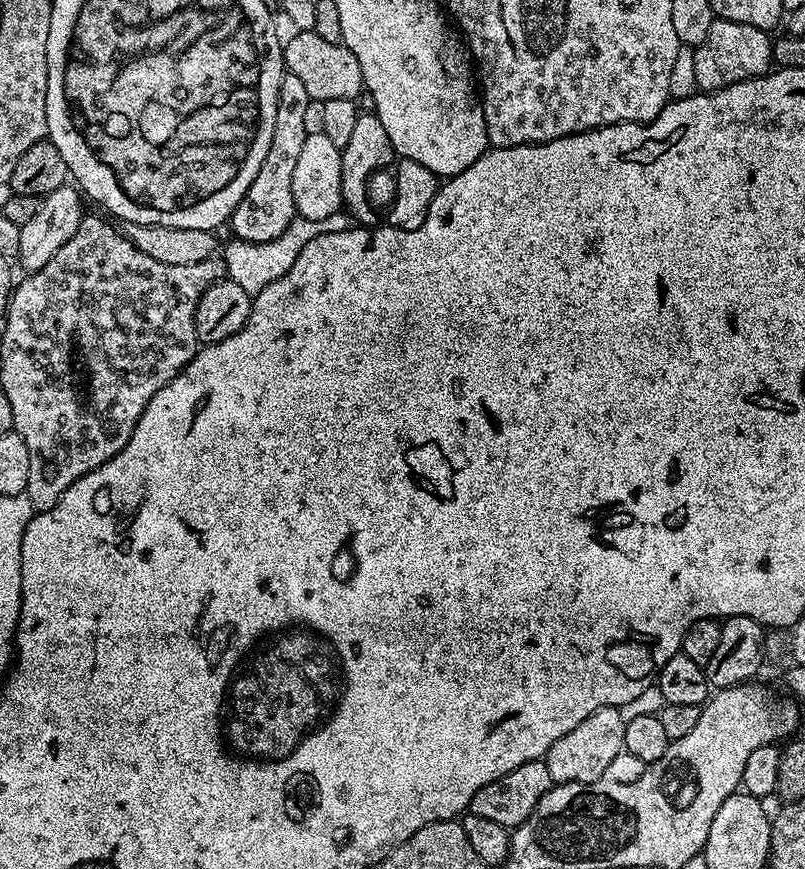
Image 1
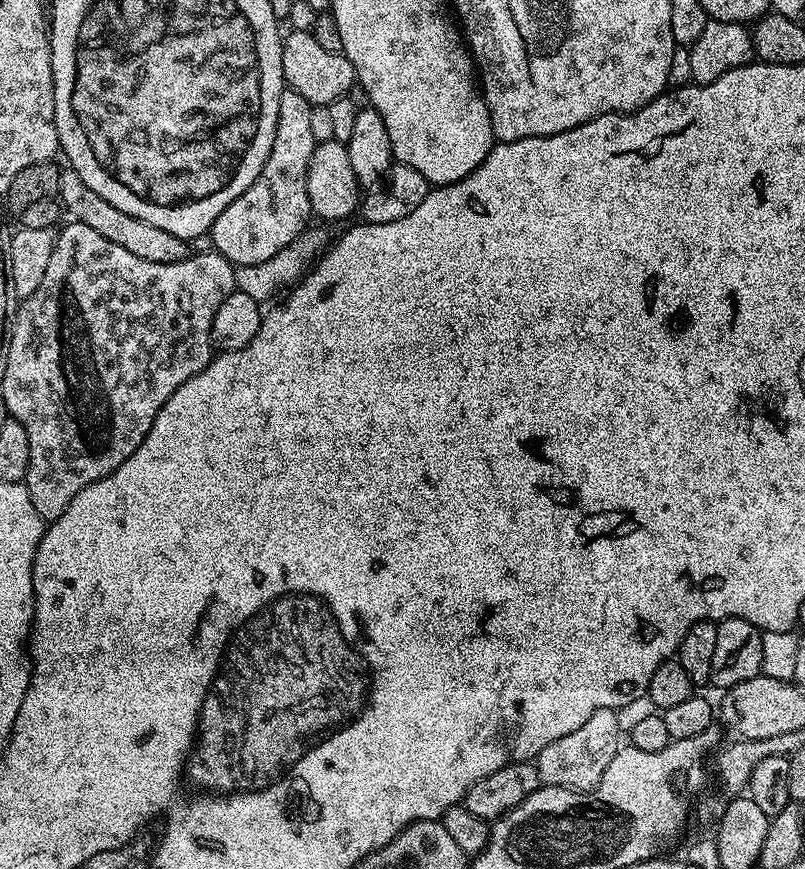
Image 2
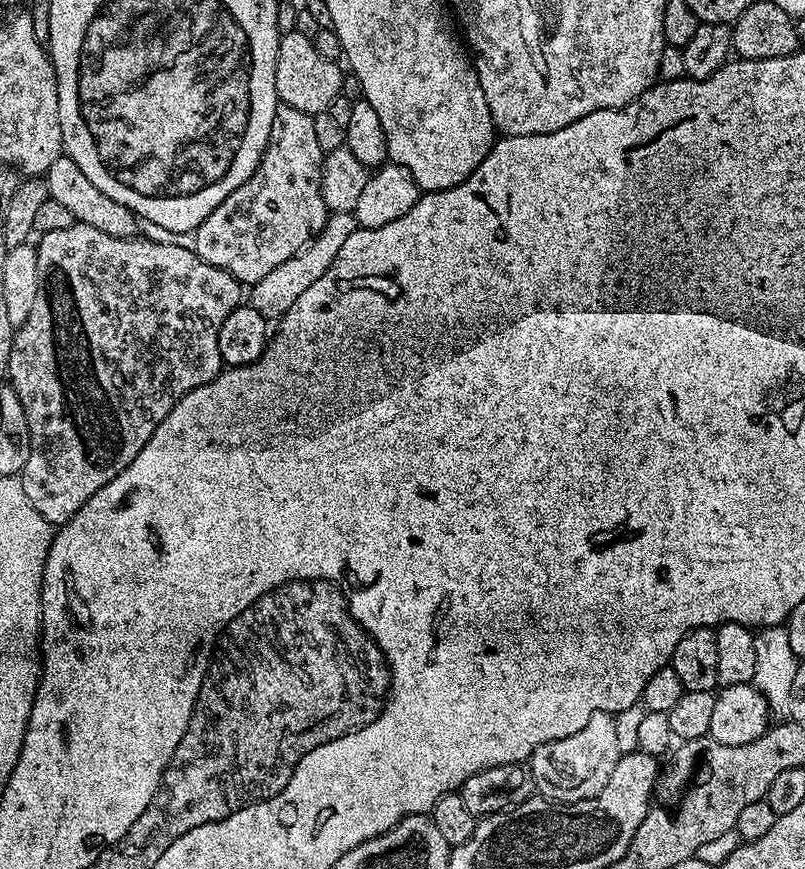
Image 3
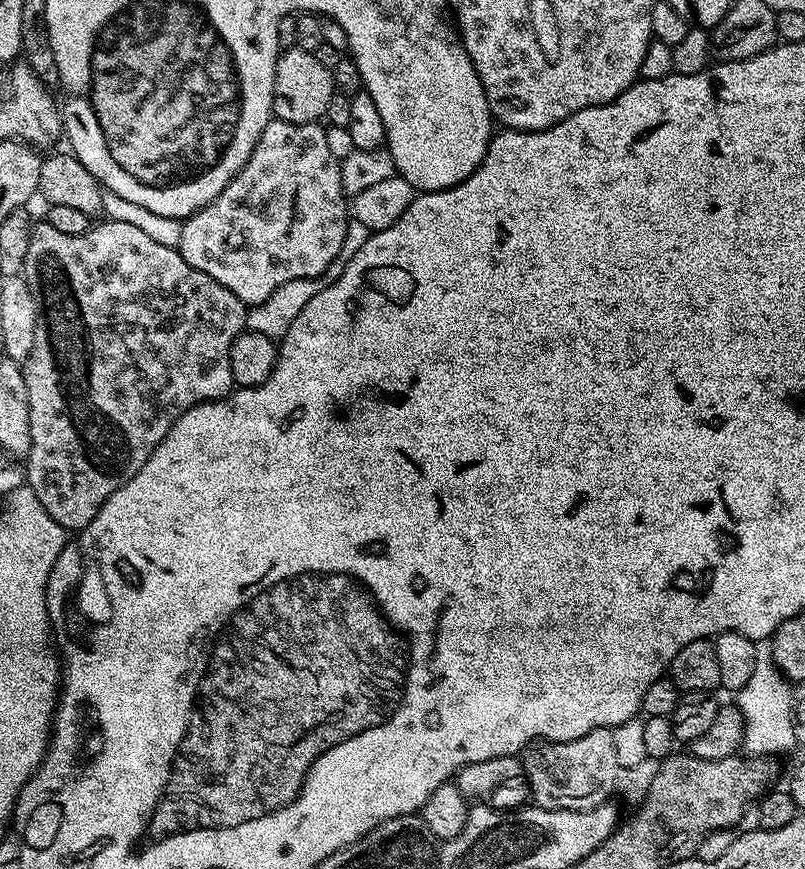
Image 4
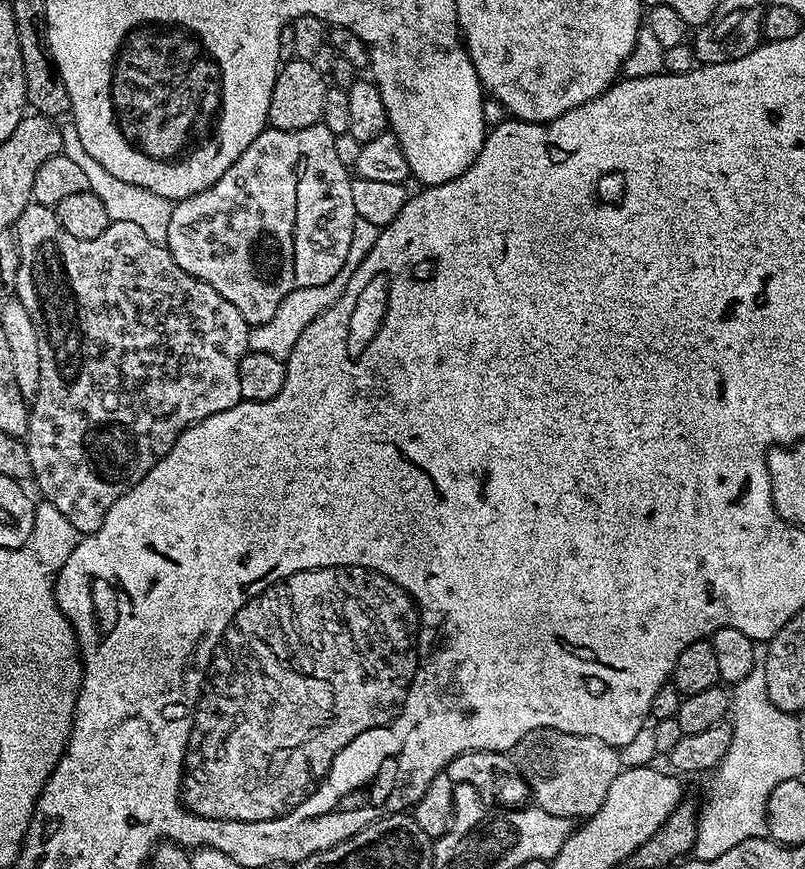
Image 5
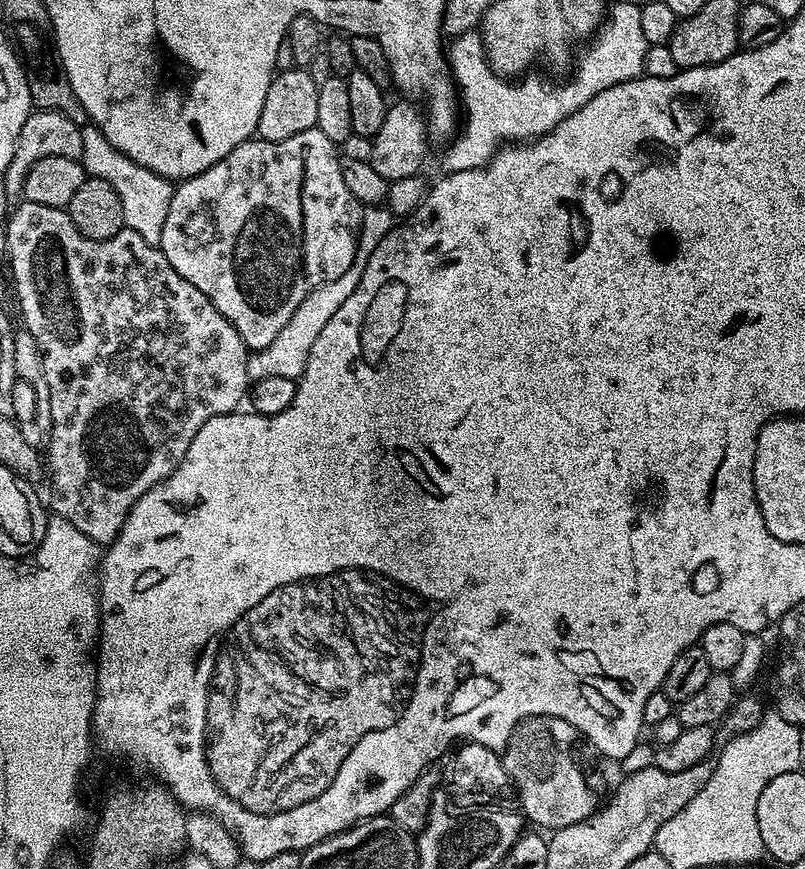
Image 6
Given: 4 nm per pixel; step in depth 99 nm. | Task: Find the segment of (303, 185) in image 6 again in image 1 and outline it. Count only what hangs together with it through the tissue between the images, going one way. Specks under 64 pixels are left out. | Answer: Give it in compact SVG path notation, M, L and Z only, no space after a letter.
M285 71L278 86L278 110L274 114L274 134L270 150L266 150L266 158L262 158L262 166L258 174L254 174L254 182L250 182L250 190L246 190L242 202L238 202L230 221L233 232L231 235L235 239L250 243L270 242L297 218L294 206L294 170L302 145L308 137L305 111L310 107L311 101L310 94L306 94L306 86L302 86L302 78L294 78L292 72Z

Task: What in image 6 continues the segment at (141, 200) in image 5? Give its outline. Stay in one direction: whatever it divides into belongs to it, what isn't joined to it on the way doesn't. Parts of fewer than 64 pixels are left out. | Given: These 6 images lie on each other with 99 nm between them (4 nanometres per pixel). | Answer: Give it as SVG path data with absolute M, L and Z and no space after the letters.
M83 125L81 134L83 154L80 161L85 173L110 182L122 201L125 227L129 231L140 234L150 245L158 246L161 242L163 223L166 222L167 211L170 208L170 198L173 197L173 183L164 176L146 170L128 155L122 154L116 147L111 146L109 140L97 130L95 125Z

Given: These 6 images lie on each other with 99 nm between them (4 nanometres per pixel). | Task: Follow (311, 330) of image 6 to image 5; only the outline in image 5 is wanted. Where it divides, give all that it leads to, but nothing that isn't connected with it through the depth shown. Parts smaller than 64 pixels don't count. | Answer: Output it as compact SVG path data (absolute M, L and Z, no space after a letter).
M357 219L350 254L346 254L346 262L342 270L338 270L338 274L334 274L334 278L330 278L330 282L322 286L306 286L302 290L294 290L286 294L286 298L282 298L282 306L278 306L278 311L274 313L274 318L270 318L270 322L249 327L248 351L270 354L274 358L287 361L288 355L294 350L294 344L298 342L298 338L302 338L302 332L306 330L306 326L310 326L314 318L318 318L331 304L338 302L338 298L342 298L342 290L346 290L346 282L350 282L354 270L358 270L362 258L366 258L366 254L374 250L374 242L378 242L380 230L378 226L374 226L374 222Z

